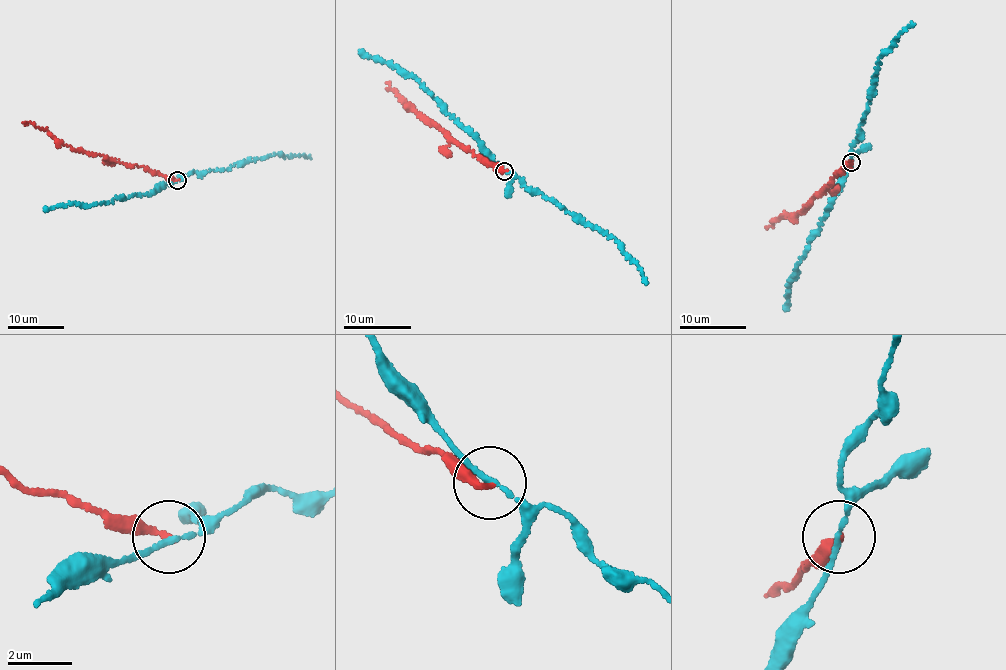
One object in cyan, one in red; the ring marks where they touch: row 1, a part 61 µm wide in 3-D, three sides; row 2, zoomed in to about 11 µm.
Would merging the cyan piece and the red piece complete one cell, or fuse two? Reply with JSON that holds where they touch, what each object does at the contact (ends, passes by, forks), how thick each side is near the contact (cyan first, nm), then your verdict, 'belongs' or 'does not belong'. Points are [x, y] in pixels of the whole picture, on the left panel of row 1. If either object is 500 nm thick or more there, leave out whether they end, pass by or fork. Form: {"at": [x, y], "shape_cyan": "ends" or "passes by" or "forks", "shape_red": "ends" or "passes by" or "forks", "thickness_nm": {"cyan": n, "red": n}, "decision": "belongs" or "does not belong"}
{"at": [177, 180], "shape_cyan": "passes by", "shape_red": "ends", "thickness_nm": {"cyan": 130, "red": 200}, "decision": "does not belong"}

